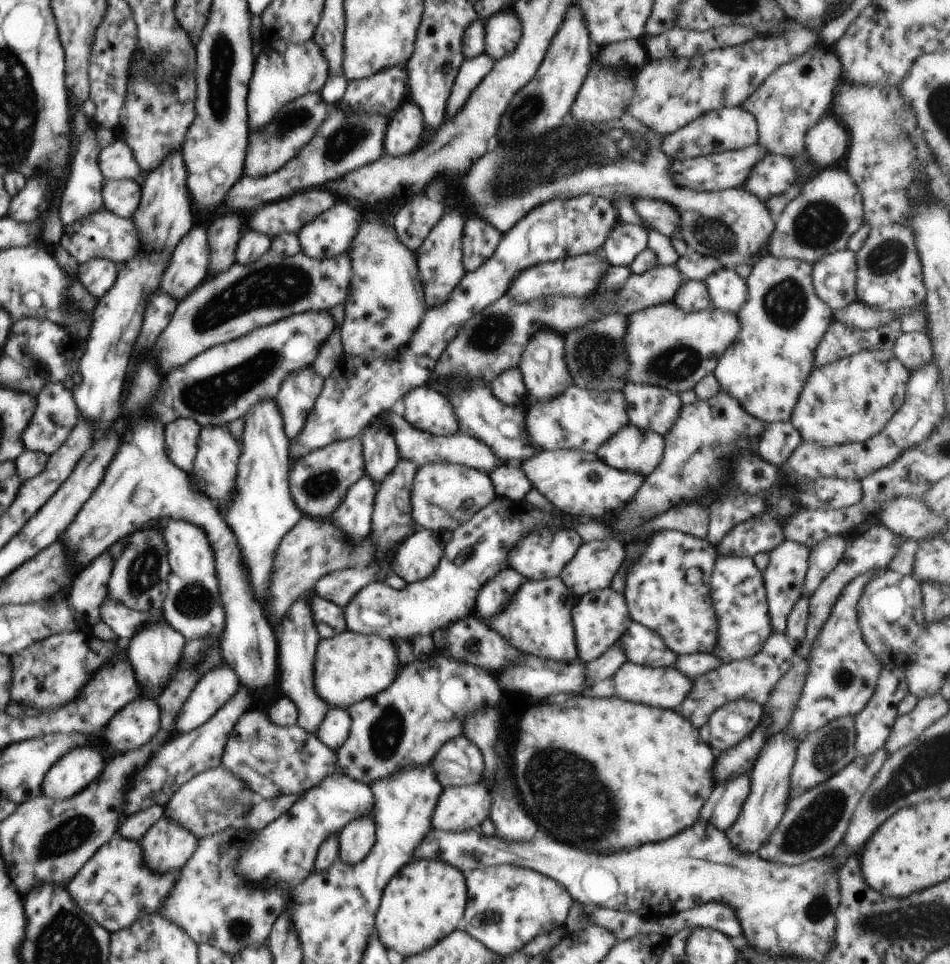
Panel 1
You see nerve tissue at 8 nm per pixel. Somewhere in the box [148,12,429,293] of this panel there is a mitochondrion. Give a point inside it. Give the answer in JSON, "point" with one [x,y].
{"point":[222,66]}

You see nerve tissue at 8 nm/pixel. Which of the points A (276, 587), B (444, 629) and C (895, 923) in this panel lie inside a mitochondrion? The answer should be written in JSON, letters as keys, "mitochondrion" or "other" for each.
{"A":"other","B":"other","C":"mitochondrion"}

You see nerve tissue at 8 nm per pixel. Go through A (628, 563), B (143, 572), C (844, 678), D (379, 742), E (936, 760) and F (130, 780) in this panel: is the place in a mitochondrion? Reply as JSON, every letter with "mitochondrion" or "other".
{"A":"other","B":"mitochondrion","C":"mitochondrion","D":"mitochondrion","E":"mitochondrion","F":"other"}

